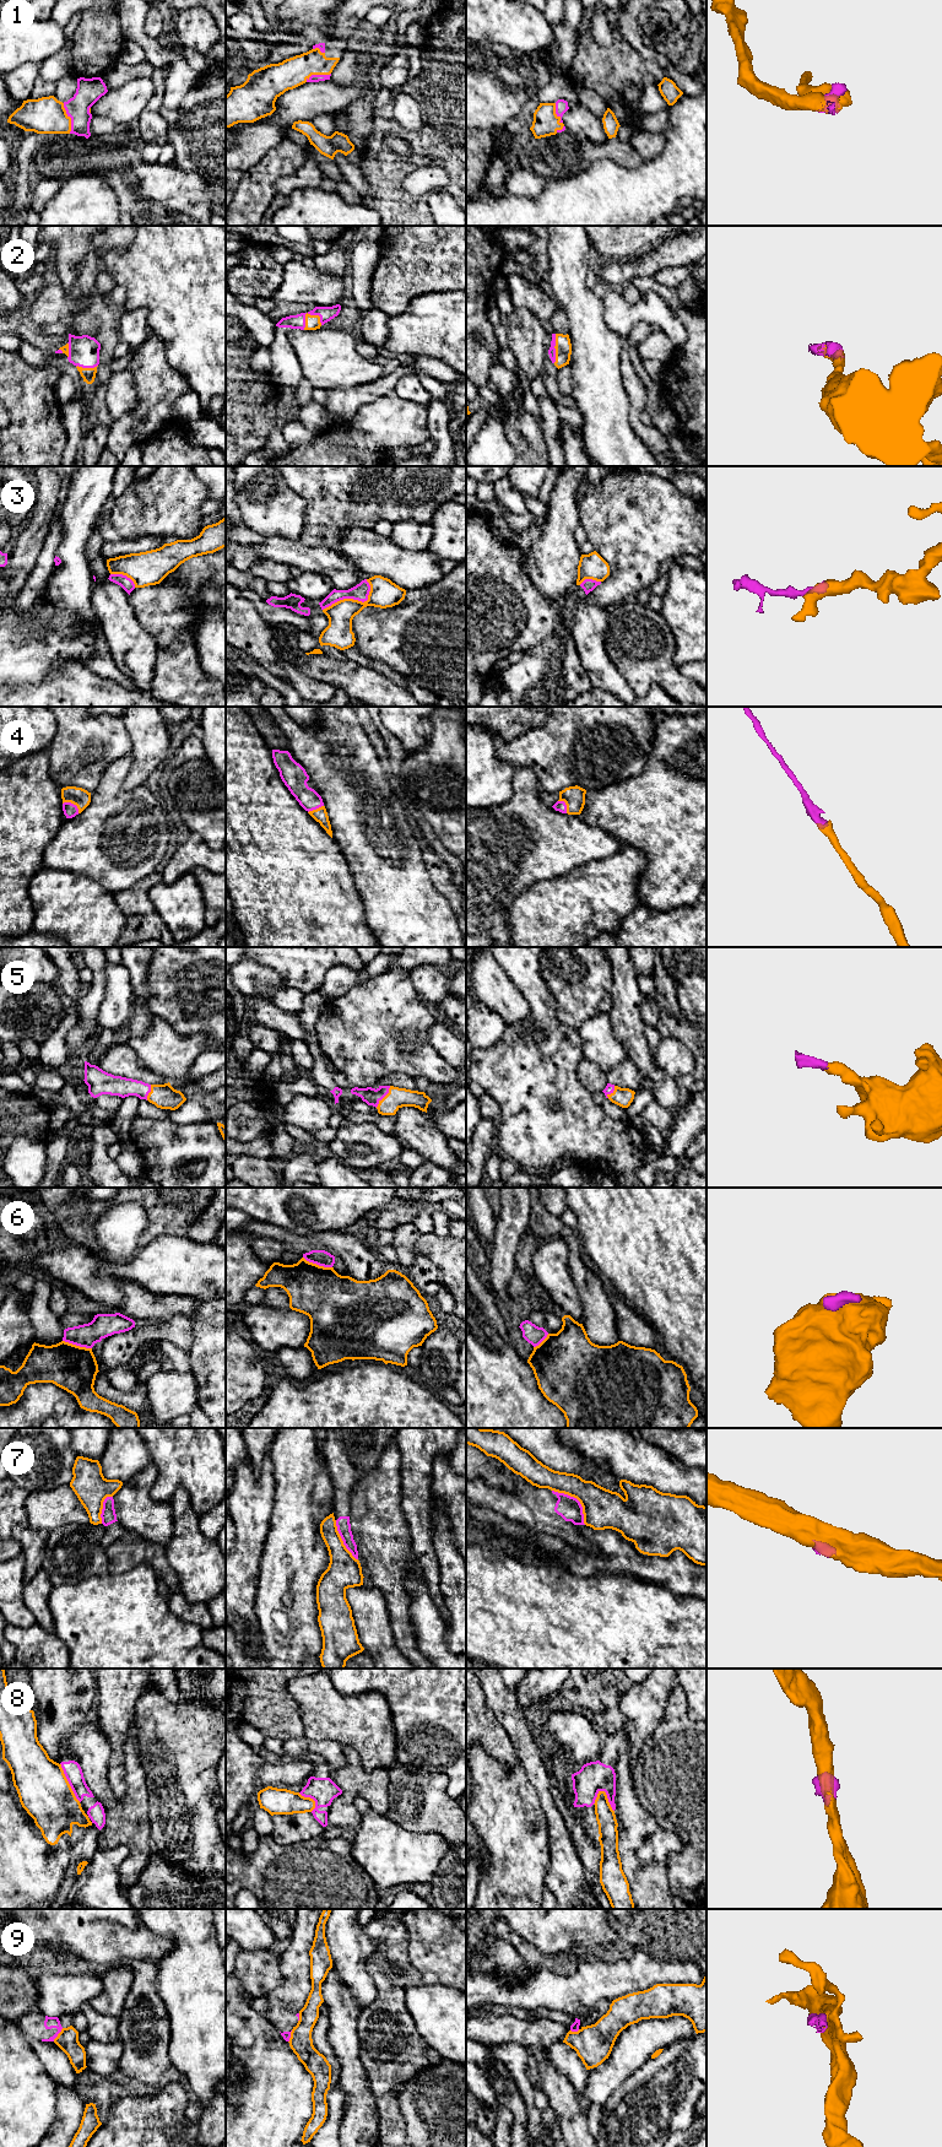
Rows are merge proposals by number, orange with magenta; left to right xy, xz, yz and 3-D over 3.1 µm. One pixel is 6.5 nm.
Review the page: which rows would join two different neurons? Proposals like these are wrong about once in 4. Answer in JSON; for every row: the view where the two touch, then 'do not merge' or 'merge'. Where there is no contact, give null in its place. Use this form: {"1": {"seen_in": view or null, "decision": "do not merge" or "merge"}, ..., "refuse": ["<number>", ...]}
{"1": {"seen_in": "xy", "decision": "merge"}, "2": {"seen_in": "xz", "decision": "merge"}, "3": {"seen_in": "xz", "decision": "do not merge"}, "4": {"seen_in": "xy", "decision": "merge"}, "5": {"seen_in": "xz", "decision": "merge"}, "6": {"seen_in": "xy", "decision": "do not merge"}, "7": {"seen_in": "yz", "decision": "do not merge"}, "8": {"seen_in": "xy", "decision": "do not merge"}, "9": {"seen_in": "xy", "decision": "do not merge"}, "refuse": ["3", "6", "7", "8", "9"]}

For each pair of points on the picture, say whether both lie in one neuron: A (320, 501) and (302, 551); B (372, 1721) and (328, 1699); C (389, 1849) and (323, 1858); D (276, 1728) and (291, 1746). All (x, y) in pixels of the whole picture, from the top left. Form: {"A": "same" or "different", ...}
{"A": "different", "B": "same", "C": "different", "D": "different"}

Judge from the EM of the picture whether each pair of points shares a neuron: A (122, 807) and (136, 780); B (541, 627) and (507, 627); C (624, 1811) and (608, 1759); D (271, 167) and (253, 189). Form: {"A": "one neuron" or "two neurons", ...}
{"A": "two neurons", "B": "one neuron", "C": "two neurons", "D": "one neuron"}

